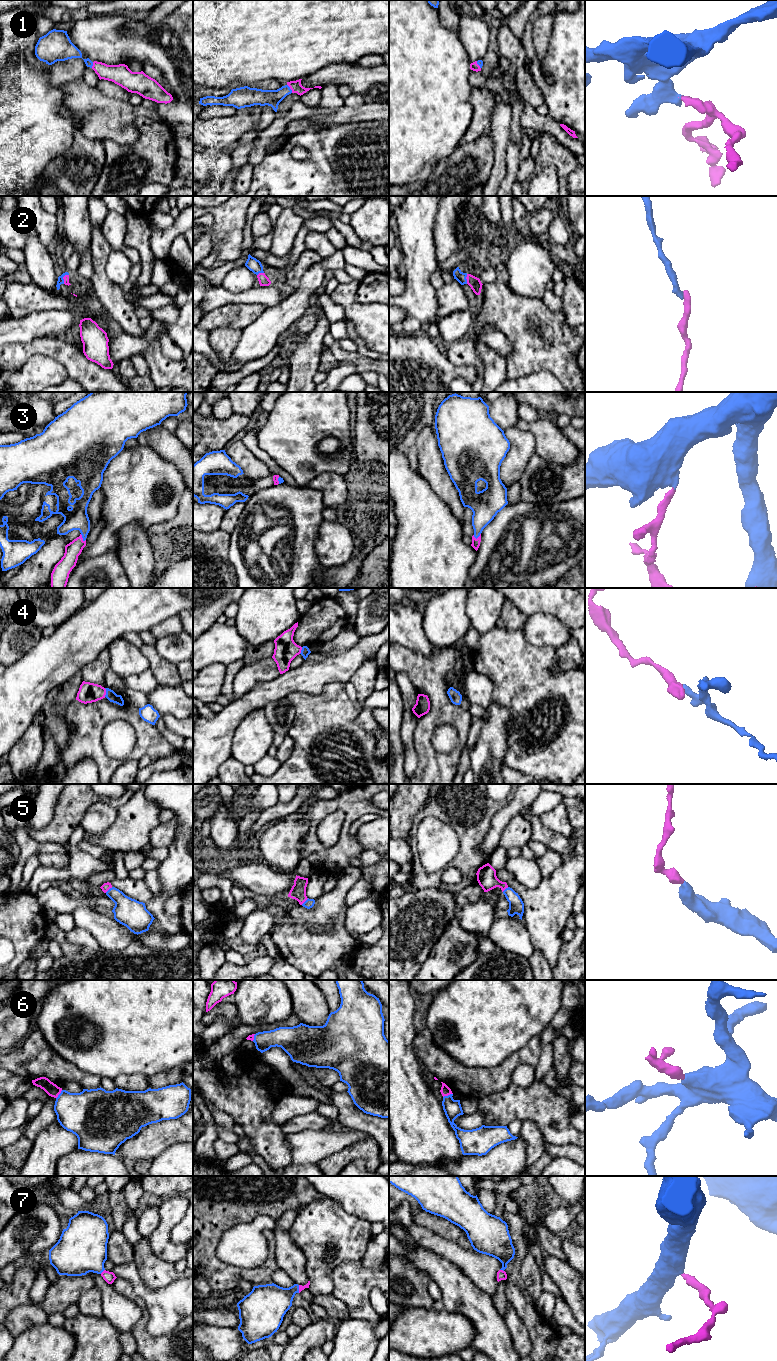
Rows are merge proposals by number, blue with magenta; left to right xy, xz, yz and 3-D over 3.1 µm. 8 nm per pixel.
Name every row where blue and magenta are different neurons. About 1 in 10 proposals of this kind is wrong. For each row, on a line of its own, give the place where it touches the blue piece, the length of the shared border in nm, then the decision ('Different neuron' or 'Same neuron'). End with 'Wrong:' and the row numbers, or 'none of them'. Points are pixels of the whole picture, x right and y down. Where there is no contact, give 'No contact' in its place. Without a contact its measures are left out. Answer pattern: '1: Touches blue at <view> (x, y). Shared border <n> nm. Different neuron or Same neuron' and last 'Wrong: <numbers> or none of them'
1: Touches blue at xz (289, 88). Shared border 80 nm. Same neuron
2: Touches blue at yz (466, 279). Shared border 80 nm. Same neuron
3: Touches blue at xy (82, 537). Shared border 70 nm. Same neuron
4: Touches blue at xy (106, 692). Shared border 70 nm. Same neuron
5: Touches blue at xy (109, 889). Shared border 80 nm. Same neuron
6: Touches blue at yz (448, 1095). Shared border 90 nm. Same neuron
7: Touches blue at xy (102, 1271). Shared border 50 nm. Same neuron
Wrong: none of them

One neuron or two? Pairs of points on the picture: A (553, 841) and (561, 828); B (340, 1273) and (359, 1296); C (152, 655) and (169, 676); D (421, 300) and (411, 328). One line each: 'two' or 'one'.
A: two
B: one
C: one
D: two

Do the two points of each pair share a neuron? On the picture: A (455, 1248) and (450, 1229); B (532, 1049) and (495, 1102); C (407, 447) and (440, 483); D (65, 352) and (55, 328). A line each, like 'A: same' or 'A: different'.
A: different
B: different
C: different
D: different

